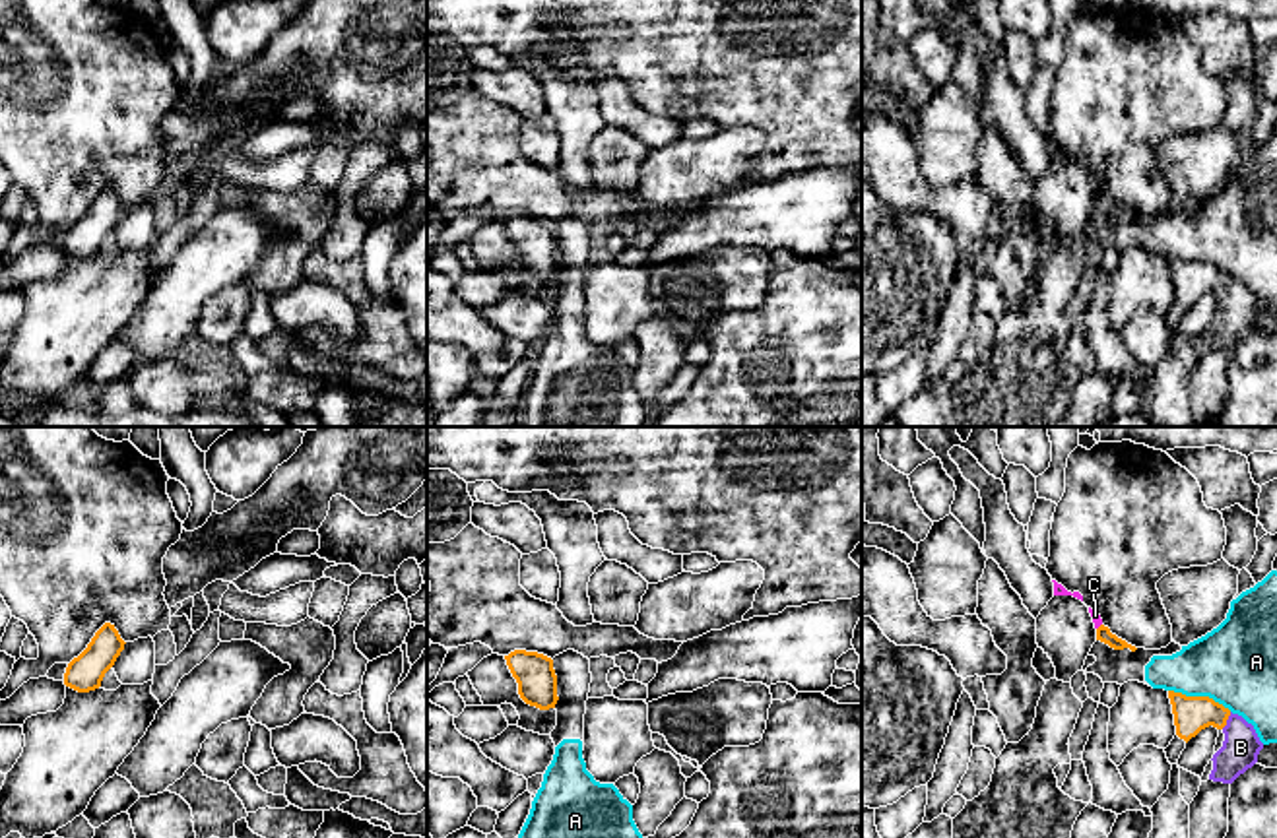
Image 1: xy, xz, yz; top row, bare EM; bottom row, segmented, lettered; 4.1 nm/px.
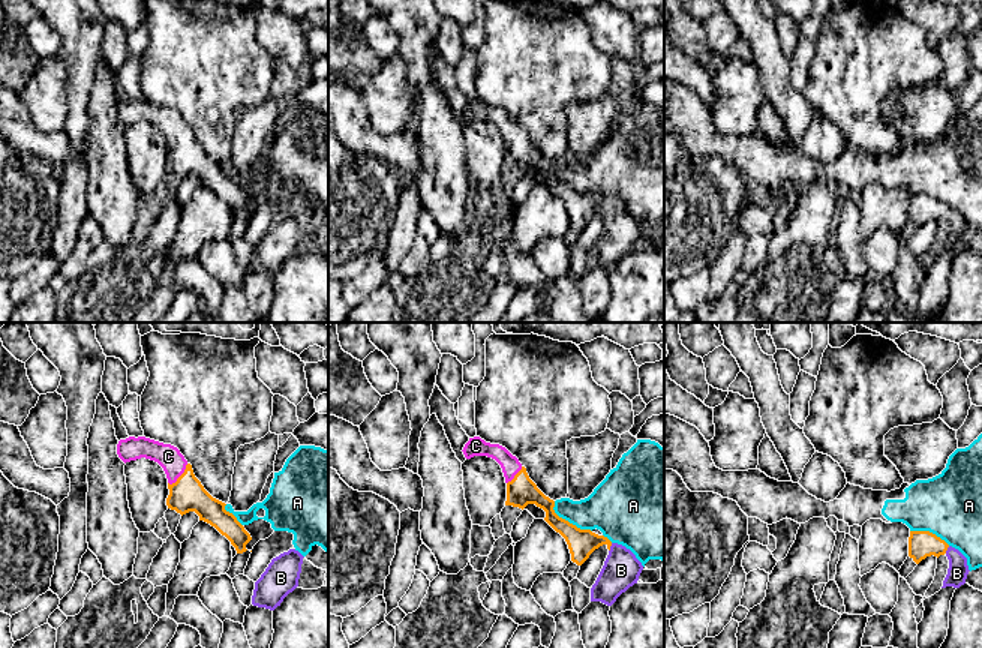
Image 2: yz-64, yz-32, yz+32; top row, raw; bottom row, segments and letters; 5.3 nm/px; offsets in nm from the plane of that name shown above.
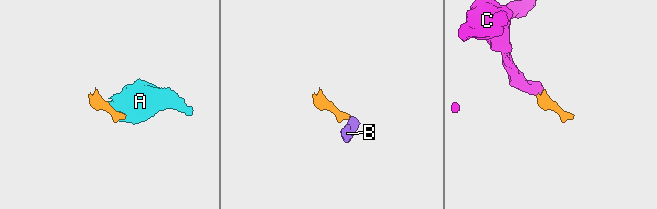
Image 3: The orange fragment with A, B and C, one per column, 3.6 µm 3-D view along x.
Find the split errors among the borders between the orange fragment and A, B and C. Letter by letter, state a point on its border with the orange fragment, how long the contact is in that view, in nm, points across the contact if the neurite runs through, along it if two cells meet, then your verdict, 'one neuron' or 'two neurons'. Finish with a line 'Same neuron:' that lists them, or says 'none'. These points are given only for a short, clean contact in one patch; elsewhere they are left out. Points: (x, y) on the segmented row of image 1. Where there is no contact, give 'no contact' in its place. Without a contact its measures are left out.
A: contact yz (1200, 697); length 280 nm; border yz (1169, 689), (1186, 695), (1208, 695), (1231, 710); two neurons
B: contact yz (1227, 718); length 80 nm; way yz (1192, 714), (1227, 718), (1241, 738), (1241, 747); one neuron
C: contact yz (1099, 627); length 40 nm; way yz (1103, 633), (1099, 627), (1095, 615); one neuron
Same neuron: B, C

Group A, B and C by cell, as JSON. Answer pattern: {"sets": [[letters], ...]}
{"sets": [["A"], ["B", "C"]]}

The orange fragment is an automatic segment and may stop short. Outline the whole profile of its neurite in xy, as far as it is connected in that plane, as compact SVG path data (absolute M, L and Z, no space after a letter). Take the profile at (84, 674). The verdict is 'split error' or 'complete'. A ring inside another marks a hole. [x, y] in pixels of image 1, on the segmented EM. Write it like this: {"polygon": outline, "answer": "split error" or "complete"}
{"polygon": "M105 623L87 648L68 663L64 685L78 693L99 689L105 673L124 650L124 644L115 625Z", "answer": "complete"}

